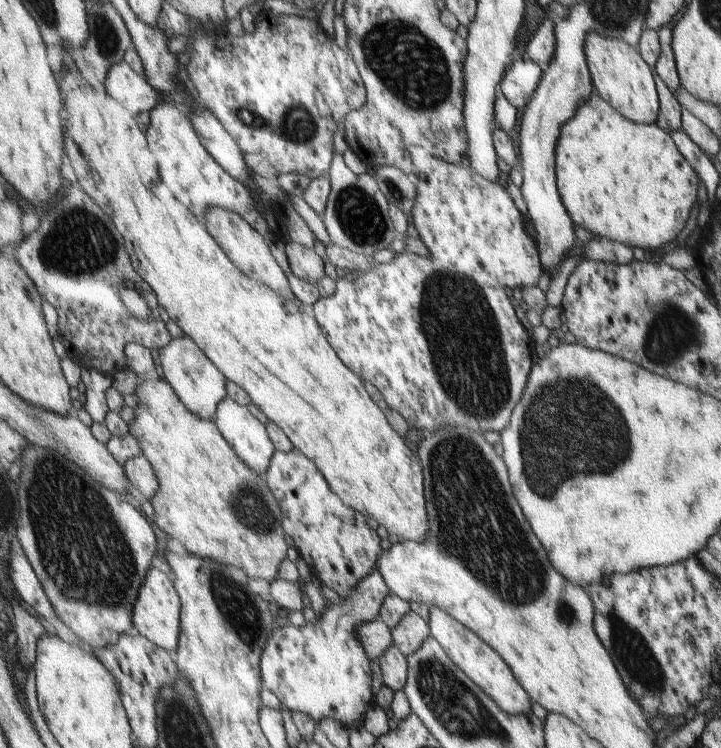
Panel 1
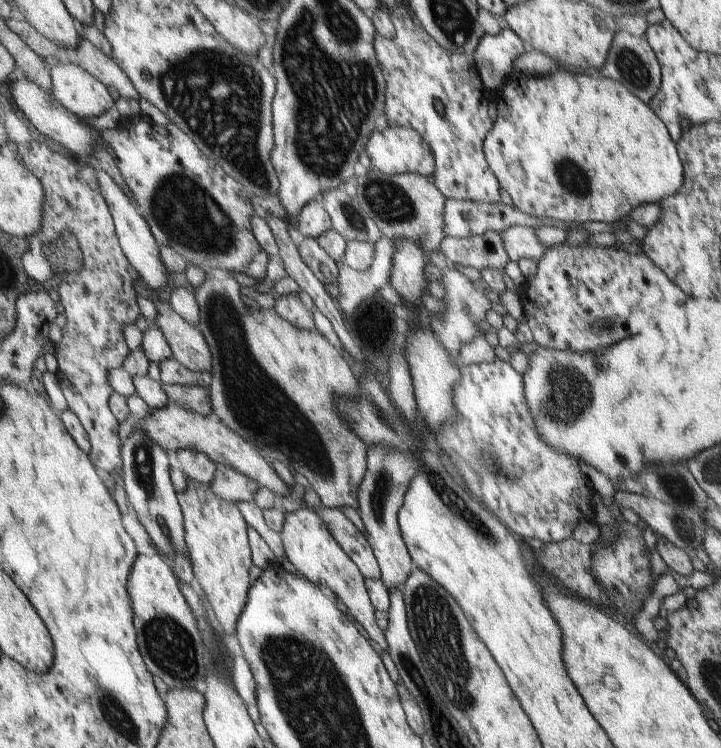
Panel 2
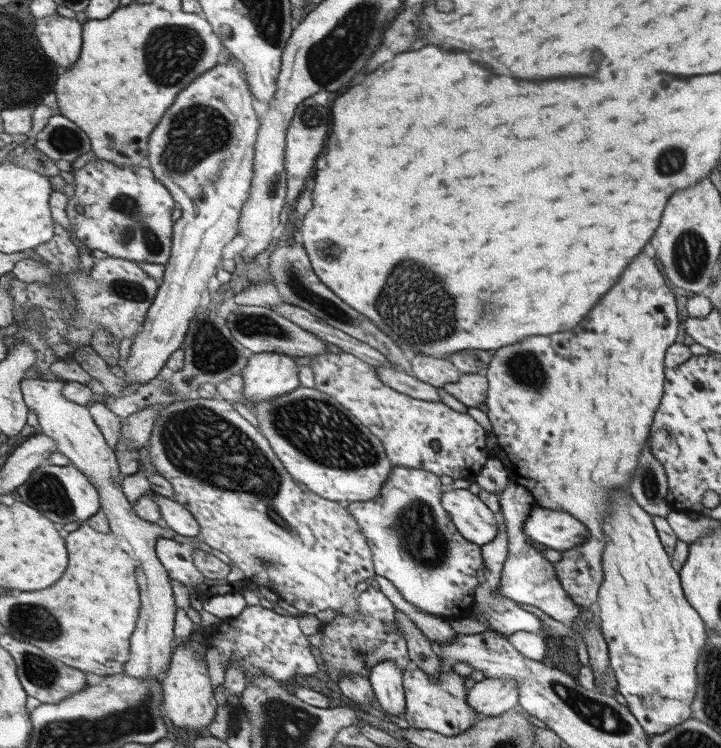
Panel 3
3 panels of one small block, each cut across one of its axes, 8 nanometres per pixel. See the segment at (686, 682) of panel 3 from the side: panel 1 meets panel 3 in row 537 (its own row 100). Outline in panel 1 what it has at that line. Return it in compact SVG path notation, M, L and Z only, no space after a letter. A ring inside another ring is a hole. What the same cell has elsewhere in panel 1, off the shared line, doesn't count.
M590 33L585 41L585 57L592 75L595 91L608 100L626 118L638 124L654 124L658 118L658 96L649 63L625 40Z

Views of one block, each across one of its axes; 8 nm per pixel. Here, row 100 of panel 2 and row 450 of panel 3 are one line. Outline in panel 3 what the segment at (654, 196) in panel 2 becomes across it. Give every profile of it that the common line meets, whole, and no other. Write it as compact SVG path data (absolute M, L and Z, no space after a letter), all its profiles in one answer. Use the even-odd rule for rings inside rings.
M642 252L634 258L630 268L624 270L620 282L606 296L600 298L600 302L594 306L594 310L590 310L590 314L574 328L574 332L560 332L558 336L538 336L538 340L530 338L530 340L522 340L522 344L500 348L491 357L487 368L486 376L489 387L485 400L486 408L488 408L486 414L491 422L492 432L497 438L496 457L502 461L504 468L508 471L509 482L522 484L526 487L535 497L536 506L550 510L564 509L566 512L572 513L589 529L589 538L585 540L584 544L562 551L562 558L559 562L554 563L554 571L556 571L562 588L582 608L596 604L601 585L605 581L604 553L608 537L605 536L603 523L611 514L611 494L618 491L619 488L629 490L630 479L638 466L638 459L644 448L644 442L647 442L648 436L651 435L654 415L662 400L664 390L664 354L669 350L669 347L674 345L676 336L678 336L678 316L676 314L678 314L678 310L676 310L674 294L666 286L664 276L658 272L654 258L650 258Z

